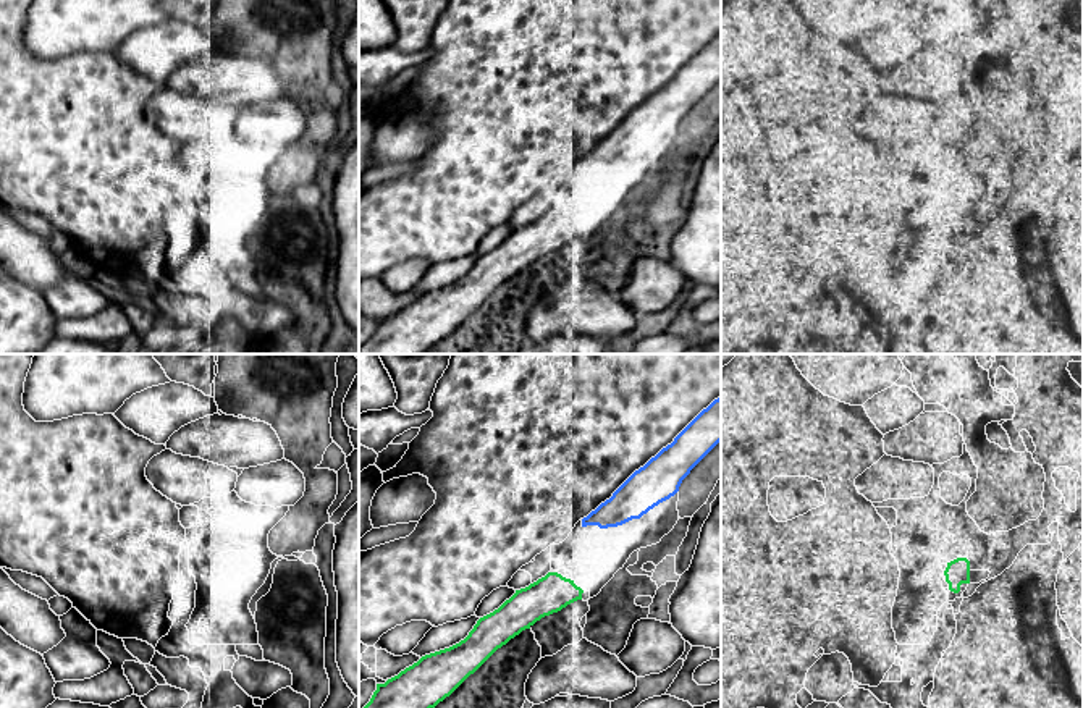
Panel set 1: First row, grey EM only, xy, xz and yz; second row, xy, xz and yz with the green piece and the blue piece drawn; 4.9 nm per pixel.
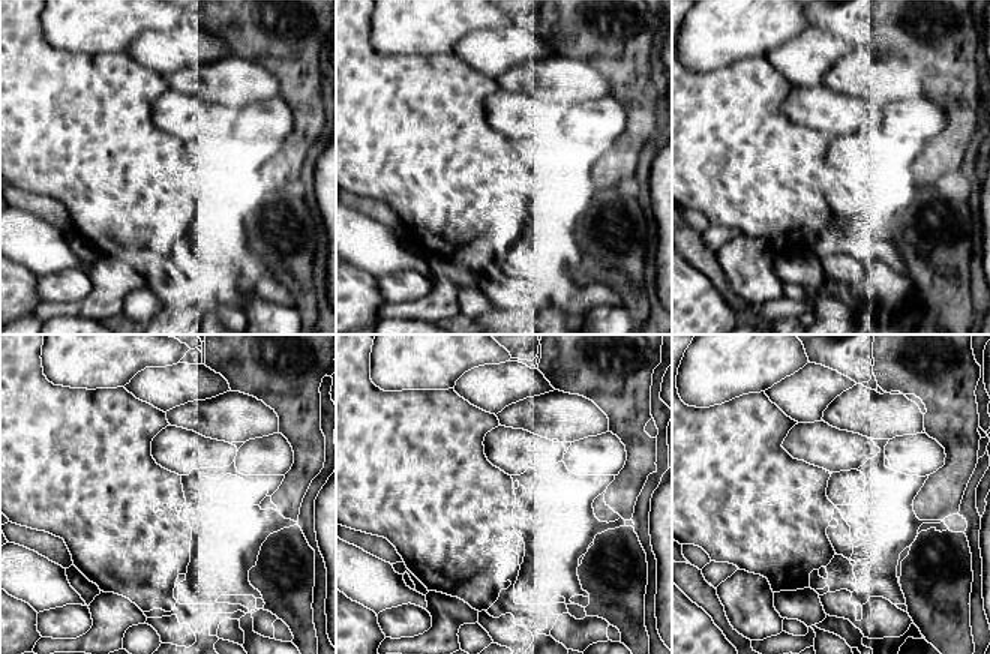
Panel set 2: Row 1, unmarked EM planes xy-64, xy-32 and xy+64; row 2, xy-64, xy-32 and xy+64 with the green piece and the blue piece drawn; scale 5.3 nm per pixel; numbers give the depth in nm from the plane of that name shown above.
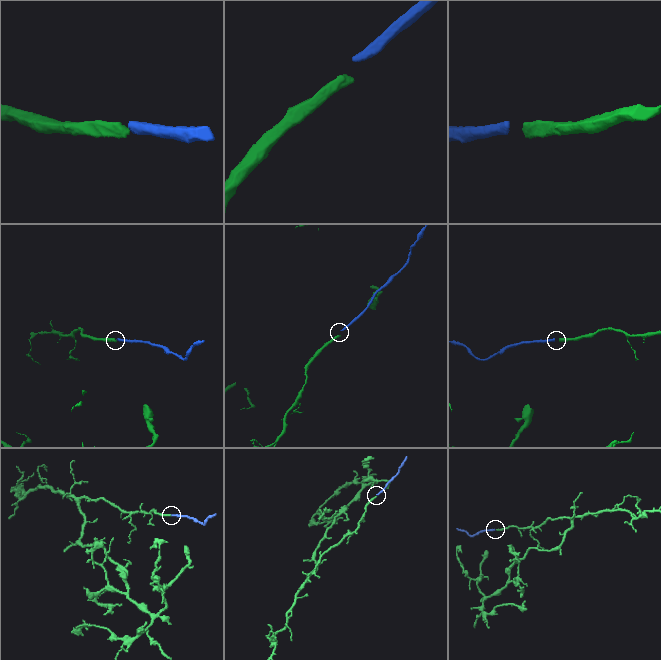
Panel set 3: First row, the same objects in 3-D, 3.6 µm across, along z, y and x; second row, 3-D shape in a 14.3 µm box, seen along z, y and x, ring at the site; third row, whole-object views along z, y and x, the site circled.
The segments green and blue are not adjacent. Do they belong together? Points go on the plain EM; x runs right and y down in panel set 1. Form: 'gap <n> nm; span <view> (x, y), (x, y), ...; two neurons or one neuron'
gap 260 nm; span xz (560, 212), (582, 164); one neuron

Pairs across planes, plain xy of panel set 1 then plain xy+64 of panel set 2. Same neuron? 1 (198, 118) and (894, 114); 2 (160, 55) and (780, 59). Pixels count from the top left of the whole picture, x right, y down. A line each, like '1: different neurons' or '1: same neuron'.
1: different neurons
2: same neuron

